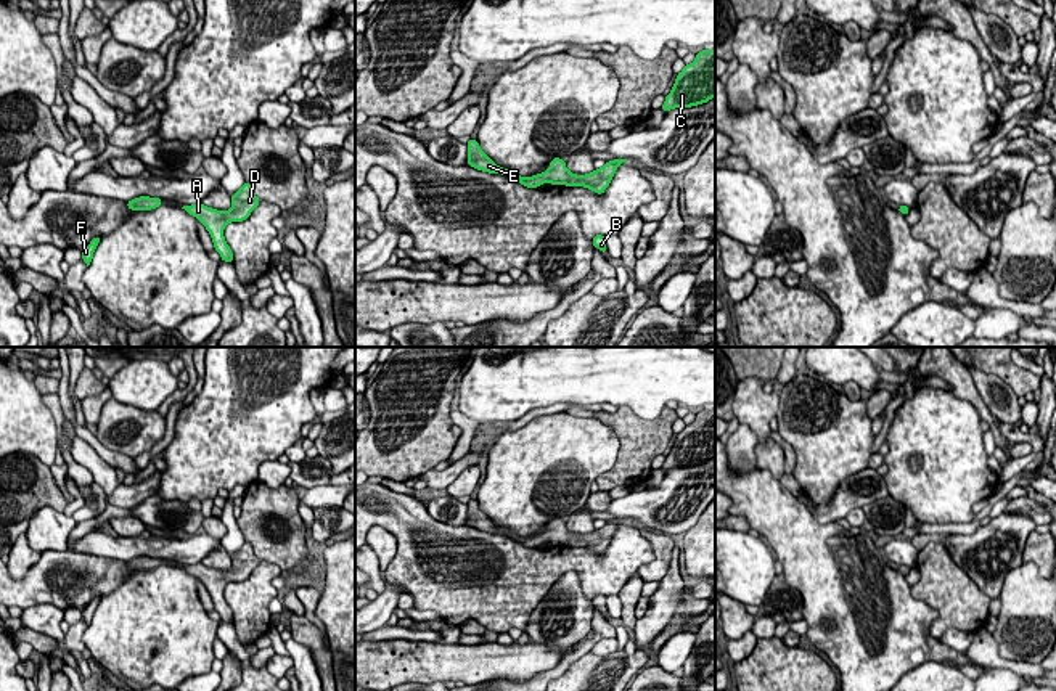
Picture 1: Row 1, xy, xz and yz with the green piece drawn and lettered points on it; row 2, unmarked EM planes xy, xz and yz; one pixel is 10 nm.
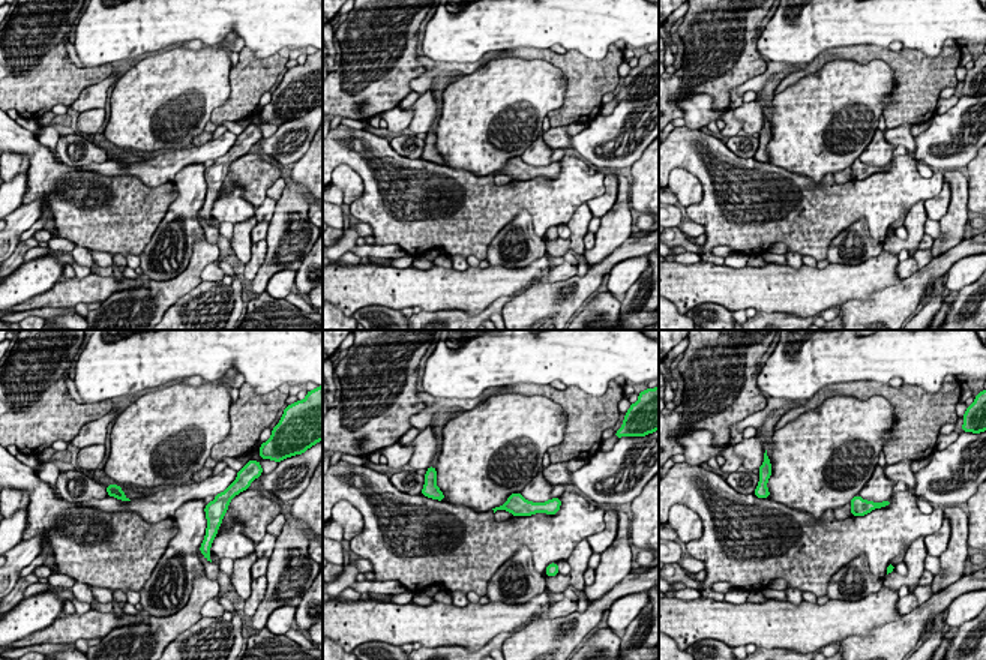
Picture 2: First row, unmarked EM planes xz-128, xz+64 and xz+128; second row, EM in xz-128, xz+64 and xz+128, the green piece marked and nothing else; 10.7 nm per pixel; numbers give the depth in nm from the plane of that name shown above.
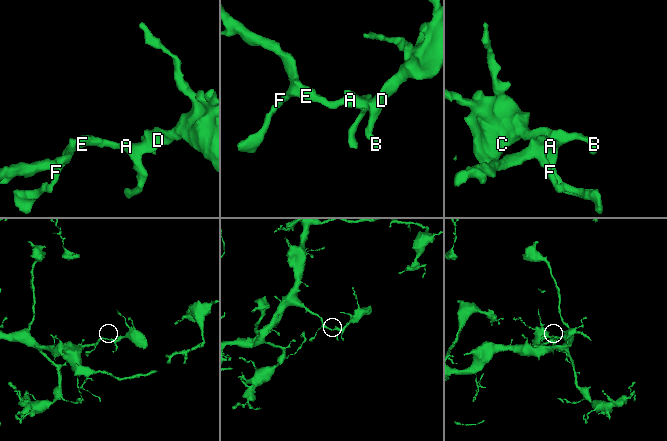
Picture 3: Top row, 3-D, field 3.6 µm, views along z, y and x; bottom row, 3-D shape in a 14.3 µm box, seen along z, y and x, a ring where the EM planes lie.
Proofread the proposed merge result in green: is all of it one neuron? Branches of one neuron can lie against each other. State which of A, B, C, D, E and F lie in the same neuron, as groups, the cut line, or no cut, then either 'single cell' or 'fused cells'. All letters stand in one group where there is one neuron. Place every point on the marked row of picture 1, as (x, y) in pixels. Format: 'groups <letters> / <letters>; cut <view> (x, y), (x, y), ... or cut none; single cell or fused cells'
groups A B C D E F; cut none; single cell

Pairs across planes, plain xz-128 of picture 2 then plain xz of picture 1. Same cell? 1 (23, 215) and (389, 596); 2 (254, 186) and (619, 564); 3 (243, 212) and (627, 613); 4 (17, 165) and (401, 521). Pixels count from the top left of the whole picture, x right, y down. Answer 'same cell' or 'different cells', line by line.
1: same cell
2: different cells
3: different cells
4: different cells

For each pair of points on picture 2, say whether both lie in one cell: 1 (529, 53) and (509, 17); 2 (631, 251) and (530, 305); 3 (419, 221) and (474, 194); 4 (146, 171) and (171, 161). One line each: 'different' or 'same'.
1: different
2: same
3: same
4: same

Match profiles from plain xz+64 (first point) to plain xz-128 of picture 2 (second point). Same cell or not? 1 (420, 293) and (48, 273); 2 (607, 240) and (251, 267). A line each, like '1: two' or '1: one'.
1: two
2: one

